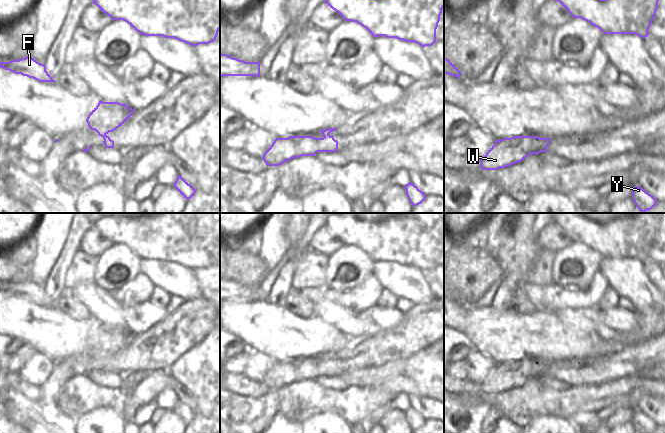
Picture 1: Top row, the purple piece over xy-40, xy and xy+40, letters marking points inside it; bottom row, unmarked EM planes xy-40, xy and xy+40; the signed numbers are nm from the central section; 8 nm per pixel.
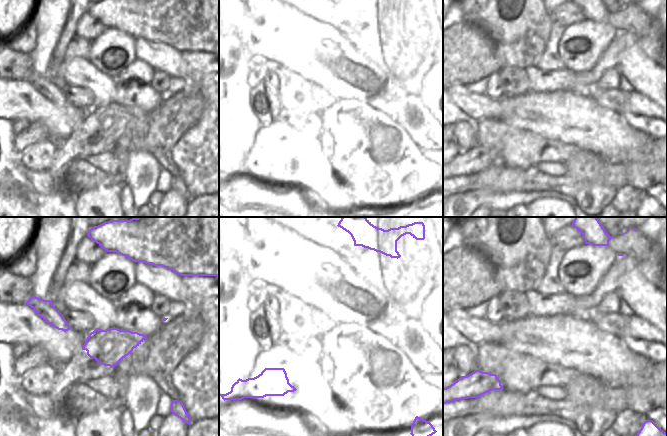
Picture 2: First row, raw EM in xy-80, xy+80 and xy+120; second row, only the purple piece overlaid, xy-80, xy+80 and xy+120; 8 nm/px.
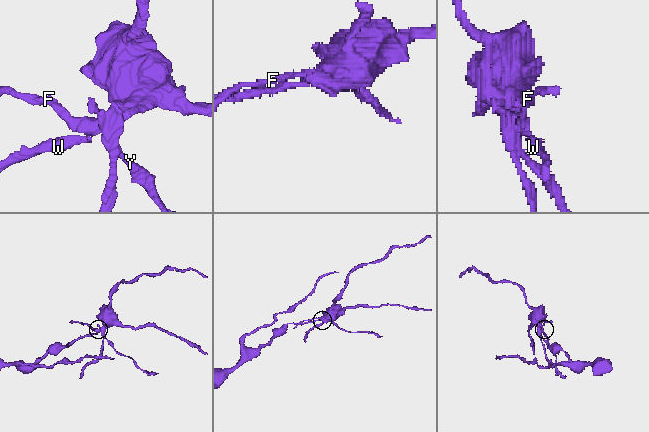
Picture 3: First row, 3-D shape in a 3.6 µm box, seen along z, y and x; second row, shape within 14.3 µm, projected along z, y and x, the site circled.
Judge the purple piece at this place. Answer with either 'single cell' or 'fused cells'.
fused cells

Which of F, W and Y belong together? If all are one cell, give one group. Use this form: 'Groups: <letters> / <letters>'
Groups: F Y / W.

